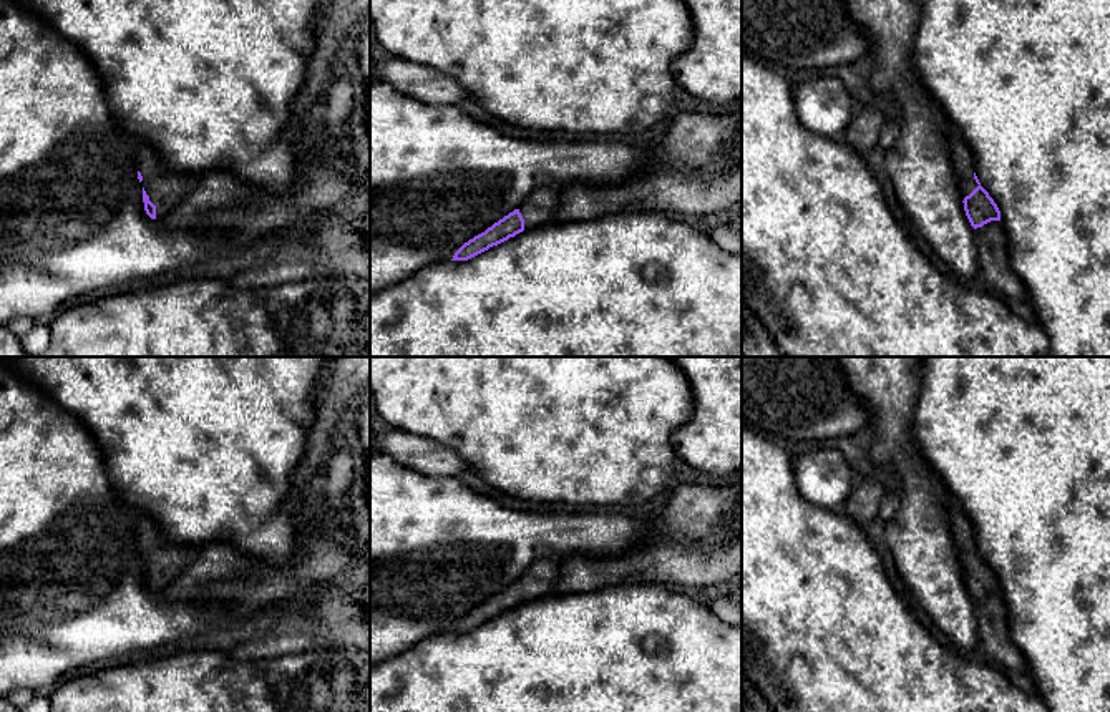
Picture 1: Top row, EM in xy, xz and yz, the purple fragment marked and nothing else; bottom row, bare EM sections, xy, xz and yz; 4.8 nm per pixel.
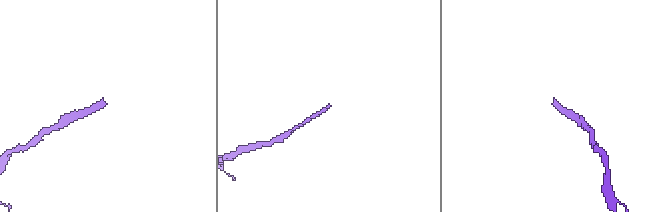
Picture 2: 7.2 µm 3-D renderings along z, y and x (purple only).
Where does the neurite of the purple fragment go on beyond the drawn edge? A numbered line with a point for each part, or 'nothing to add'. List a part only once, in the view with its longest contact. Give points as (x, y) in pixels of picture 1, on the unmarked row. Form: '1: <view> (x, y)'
nothing to add

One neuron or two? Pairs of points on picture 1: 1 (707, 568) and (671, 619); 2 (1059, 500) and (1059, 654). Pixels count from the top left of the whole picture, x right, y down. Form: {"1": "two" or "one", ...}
{"1": "two", "2": "one"}

